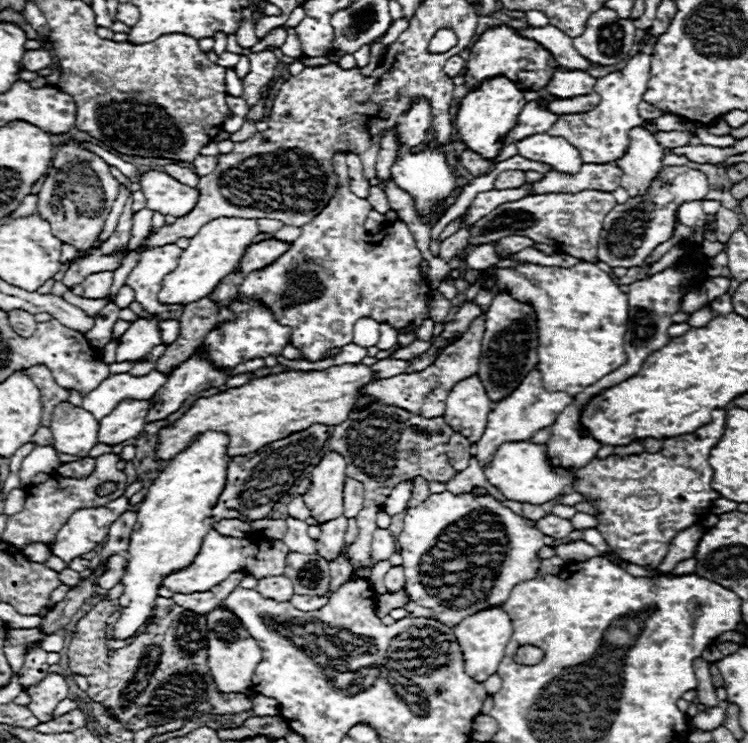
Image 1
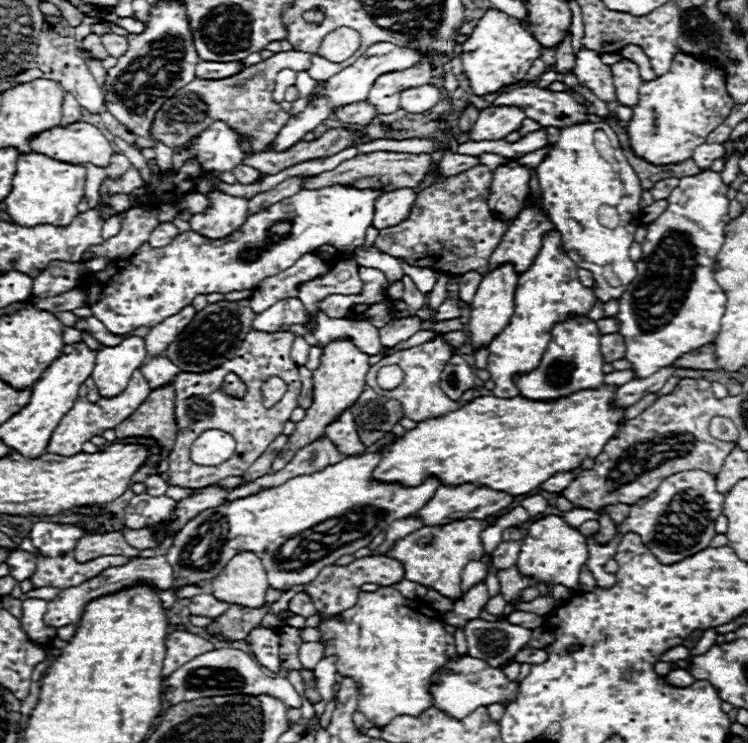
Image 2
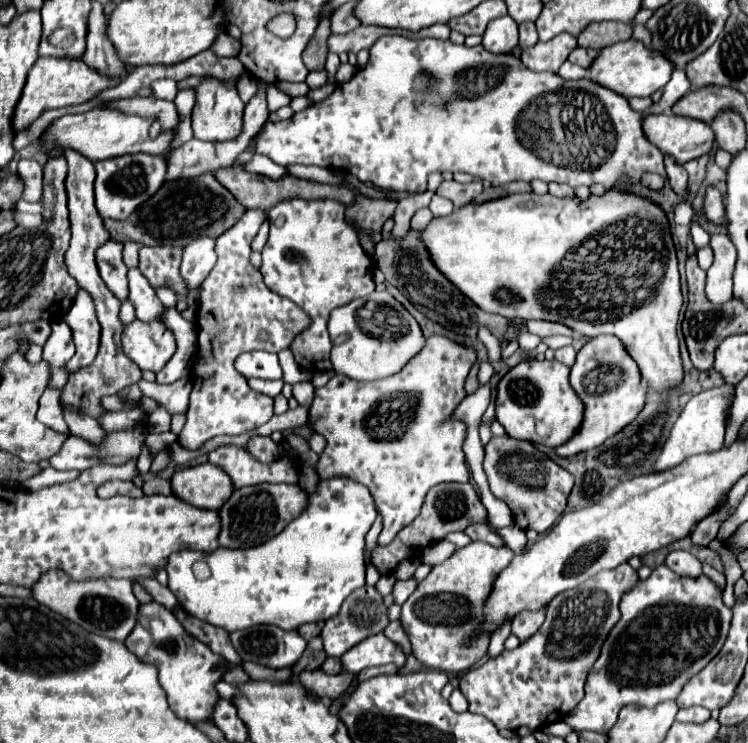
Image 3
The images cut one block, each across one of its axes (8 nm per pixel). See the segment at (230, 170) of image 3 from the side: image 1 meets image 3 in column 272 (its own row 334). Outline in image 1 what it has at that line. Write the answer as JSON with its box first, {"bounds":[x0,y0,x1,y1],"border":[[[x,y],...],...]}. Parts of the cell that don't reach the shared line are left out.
{"bounds":[158,296,218,372],"border":[[[206,296],[204,300],[196,300],[192,304],[184,306],[184,316],[180,318],[180,336],[166,348],[166,352],[158,358],[158,370],[168,372],[172,366],[188,360],[194,350],[202,344],[204,340],[204,330],[206,334],[210,332],[212,326],[218,322],[218,304]]]}

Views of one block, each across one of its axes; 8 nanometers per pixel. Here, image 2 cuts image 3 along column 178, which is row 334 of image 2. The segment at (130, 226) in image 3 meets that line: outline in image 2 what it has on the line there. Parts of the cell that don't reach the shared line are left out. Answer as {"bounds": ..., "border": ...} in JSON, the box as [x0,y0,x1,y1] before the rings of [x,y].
{"bounds":[166,300,254,372],"border":[[[248,300],[238,302],[214,302],[208,304],[204,310],[196,312],[192,318],[192,324],[180,332],[180,336],[168,346],[166,356],[182,370],[182,372],[208,372],[218,368],[224,360],[230,360],[236,350],[240,348],[240,342],[250,332],[250,324],[254,320],[254,312],[248,306]]]}

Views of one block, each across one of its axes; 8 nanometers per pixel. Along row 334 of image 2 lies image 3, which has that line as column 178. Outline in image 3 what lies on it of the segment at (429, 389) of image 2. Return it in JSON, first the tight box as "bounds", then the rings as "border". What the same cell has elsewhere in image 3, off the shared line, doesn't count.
{"bounds":[178,208,310,450],"border":[[[260,208],[246,210],[244,216],[228,232],[224,232],[224,236],[220,236],[216,240],[218,262],[212,268],[212,272],[208,274],[208,278],[202,282],[202,294],[200,294],[198,354],[196,354],[195,361],[192,363],[194,386],[192,386],[192,394],[190,394],[188,420],[186,420],[186,424],[184,424],[184,428],[182,428],[180,436],[178,436],[178,442],[186,450],[200,450],[206,440],[210,440],[214,436],[220,436],[220,434],[236,436],[236,434],[256,430],[258,426],[266,424],[274,416],[272,398],[266,396],[266,394],[254,392],[246,384],[246,378],[234,368],[234,360],[242,352],[260,350],[260,348],[266,348],[266,352],[280,352],[280,350],[288,348],[292,338],[310,324],[308,316],[294,302],[290,302],[290,300],[278,296],[276,292],[272,292],[264,284],[262,274],[256,268],[252,268],[252,264],[250,264],[250,252],[252,252],[250,242],[258,234],[264,220],[266,220],[264,210],[260,210]]]}

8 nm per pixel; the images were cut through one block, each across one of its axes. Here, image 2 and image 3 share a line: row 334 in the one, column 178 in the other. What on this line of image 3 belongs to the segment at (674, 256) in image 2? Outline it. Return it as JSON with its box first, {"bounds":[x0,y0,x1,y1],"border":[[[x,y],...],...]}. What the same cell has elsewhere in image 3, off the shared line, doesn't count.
{"bounds":[124,602,226,724],"border":[[[158,602],[140,604],[136,626],[126,638],[124,646],[130,648],[130,652],[134,652],[140,660],[158,668],[160,686],[168,694],[168,704],[178,718],[188,720],[192,724],[212,720],[214,704],[220,700],[216,692],[216,682],[222,680],[226,662],[206,644],[192,638],[168,608]]]}

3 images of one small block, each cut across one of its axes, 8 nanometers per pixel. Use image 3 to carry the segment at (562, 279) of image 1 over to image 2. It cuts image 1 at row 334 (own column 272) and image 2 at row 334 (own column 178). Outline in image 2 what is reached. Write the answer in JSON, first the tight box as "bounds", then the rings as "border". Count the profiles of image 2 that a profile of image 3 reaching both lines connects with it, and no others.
{"bounds":[516,316,604,400],"border":[[[586,316],[568,318],[560,324],[554,324],[552,328],[552,340],[542,356],[540,366],[524,376],[516,376],[516,386],[520,388],[520,396],[526,396],[530,400],[554,400],[560,396],[574,394],[578,390],[590,390],[598,388],[604,382],[604,358],[600,352],[600,330],[598,324]]]}

